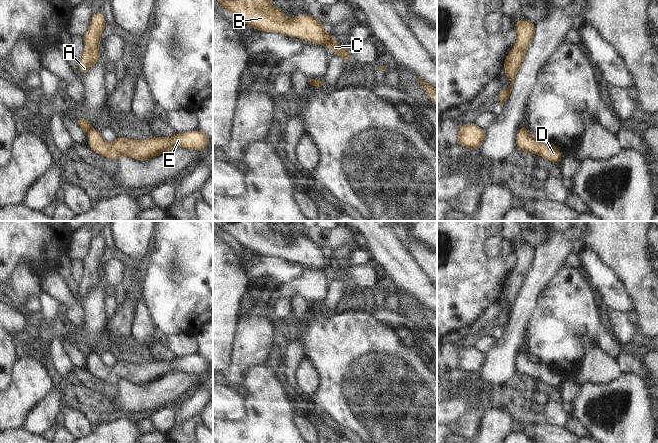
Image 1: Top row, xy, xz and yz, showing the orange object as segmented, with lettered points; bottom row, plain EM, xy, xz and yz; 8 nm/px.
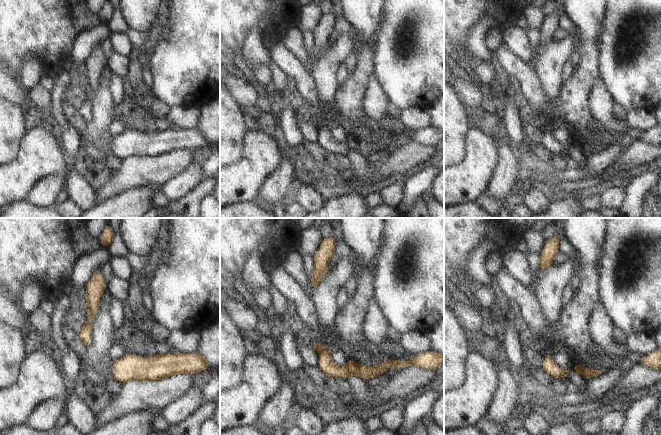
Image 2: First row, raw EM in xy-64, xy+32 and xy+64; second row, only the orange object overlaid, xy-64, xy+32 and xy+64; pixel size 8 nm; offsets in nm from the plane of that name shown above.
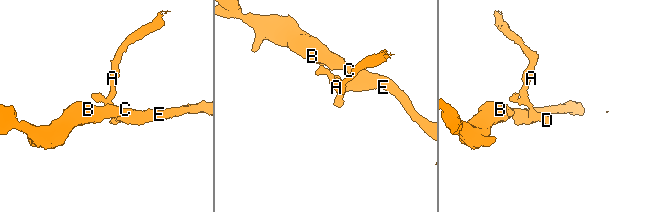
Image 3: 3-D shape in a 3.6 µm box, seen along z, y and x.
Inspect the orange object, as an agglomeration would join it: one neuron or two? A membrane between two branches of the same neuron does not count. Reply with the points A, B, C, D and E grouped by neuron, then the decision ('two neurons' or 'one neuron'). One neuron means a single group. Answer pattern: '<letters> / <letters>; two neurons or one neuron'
A / B C D E; two neurons

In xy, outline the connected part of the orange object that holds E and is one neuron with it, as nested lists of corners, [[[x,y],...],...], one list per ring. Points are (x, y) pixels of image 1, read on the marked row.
[[[91,129],[88,145],[92,151],[109,159],[118,161],[126,156],[138,161],[147,161],[176,147],[195,151],[207,149],[210,141],[211,139],[198,129],[190,133],[175,133],[169,138],[152,137],[144,141],[117,137],[113,143],[108,143],[102,138],[99,130]]]

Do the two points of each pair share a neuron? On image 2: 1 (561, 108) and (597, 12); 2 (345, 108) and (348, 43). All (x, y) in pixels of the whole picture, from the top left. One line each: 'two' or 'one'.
1: one
2: two

